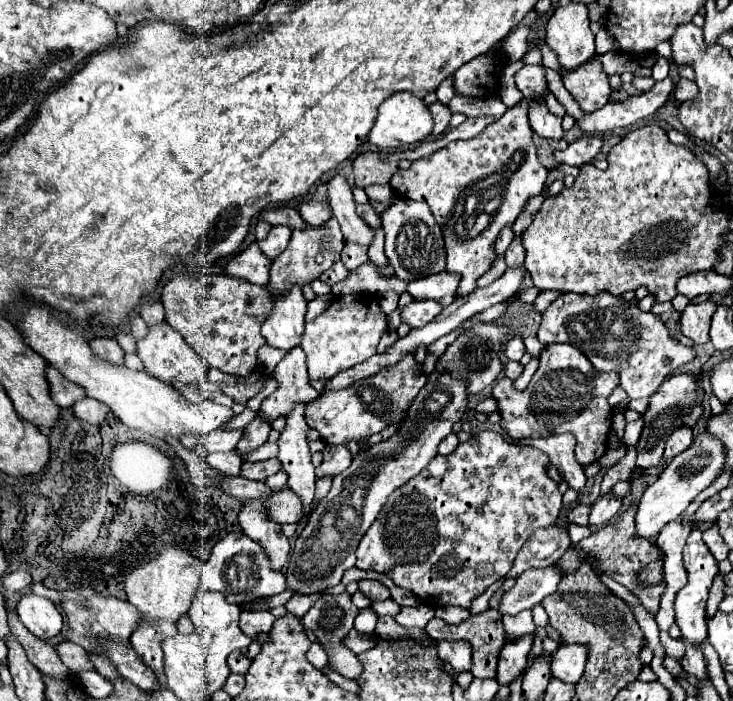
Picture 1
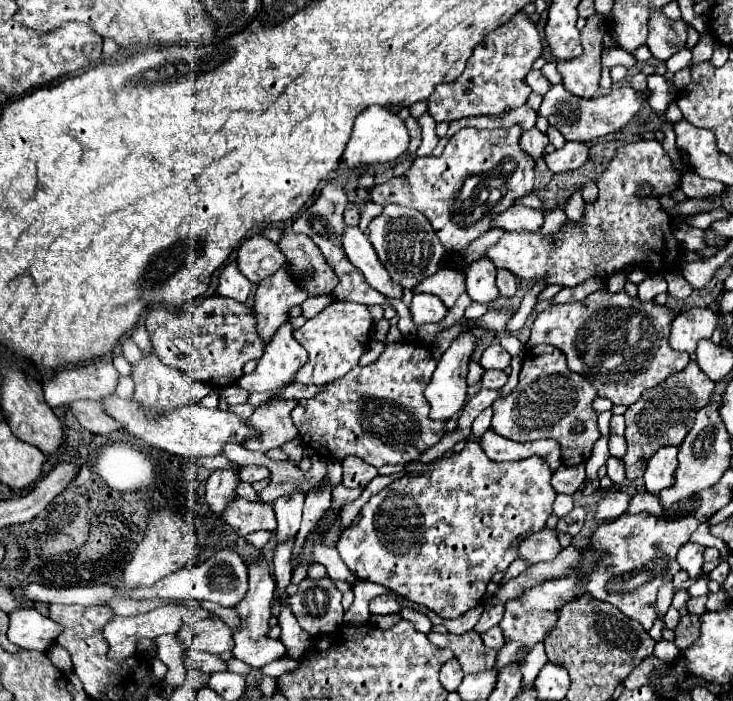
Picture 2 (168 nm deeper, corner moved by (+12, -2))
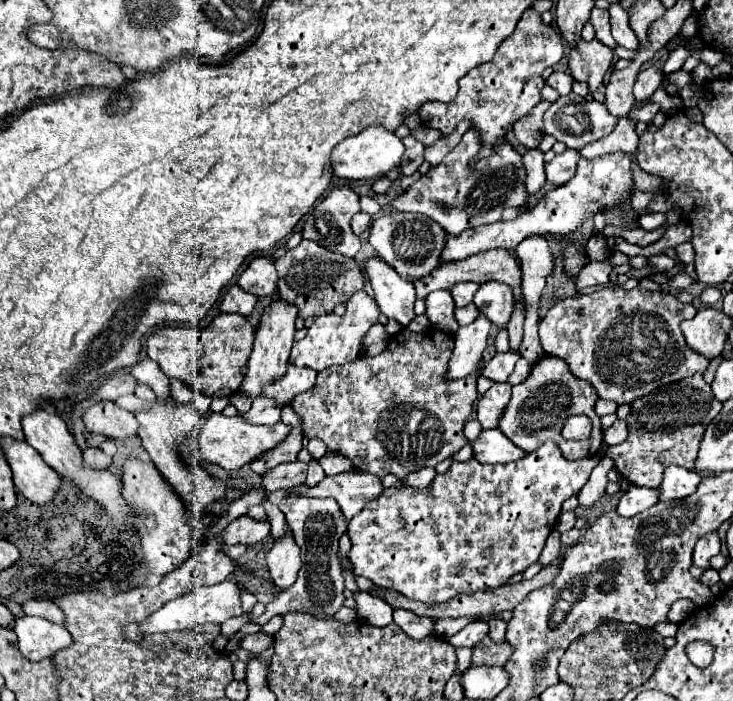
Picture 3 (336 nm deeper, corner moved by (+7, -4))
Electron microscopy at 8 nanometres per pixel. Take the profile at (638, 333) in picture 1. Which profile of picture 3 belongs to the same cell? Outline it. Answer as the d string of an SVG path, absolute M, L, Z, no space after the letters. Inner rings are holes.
M635 287L631 291L599 289L591 295L575 295L555 303L539 323L539 337L543 349L553 357L561 357L575 377L589 381L597 389L601 399L611 399L621 405L631 403L637 397L649 395L657 387L707 371L709 359L695 353L685 343L685 337L679 329L681 321L693 319L695 313L697 309L693 305L679 303L677 297L667 291L659 293L641 287Z

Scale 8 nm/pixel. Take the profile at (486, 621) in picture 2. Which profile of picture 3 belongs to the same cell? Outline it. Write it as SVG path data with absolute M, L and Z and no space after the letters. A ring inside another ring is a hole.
M473 621L465 629L461 629L457 635L453 635L449 643L453 647L475 647L487 633L489 633L489 627L485 621Z

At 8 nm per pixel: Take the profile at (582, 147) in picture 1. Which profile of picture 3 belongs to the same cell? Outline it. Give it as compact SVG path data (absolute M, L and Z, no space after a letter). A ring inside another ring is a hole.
M567 149L561 155L555 155L555 159L545 165L547 181L553 183L553 185L567 183L573 177L573 171L575 171L579 159L581 159L581 155L577 151L573 151L573 149Z

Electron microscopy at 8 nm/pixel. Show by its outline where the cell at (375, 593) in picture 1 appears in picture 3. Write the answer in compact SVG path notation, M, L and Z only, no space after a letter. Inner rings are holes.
M395 611L393 613L393 621L397 625L401 625L403 631L411 639L417 639L417 641L429 637L433 633L433 625L435 625L435 619L421 619L411 611Z

